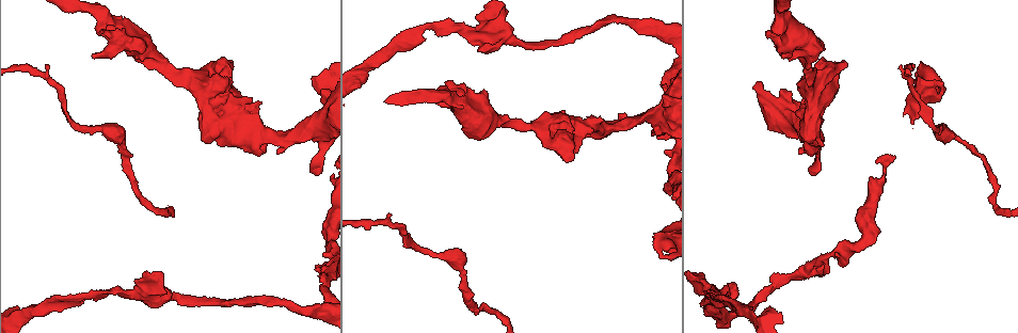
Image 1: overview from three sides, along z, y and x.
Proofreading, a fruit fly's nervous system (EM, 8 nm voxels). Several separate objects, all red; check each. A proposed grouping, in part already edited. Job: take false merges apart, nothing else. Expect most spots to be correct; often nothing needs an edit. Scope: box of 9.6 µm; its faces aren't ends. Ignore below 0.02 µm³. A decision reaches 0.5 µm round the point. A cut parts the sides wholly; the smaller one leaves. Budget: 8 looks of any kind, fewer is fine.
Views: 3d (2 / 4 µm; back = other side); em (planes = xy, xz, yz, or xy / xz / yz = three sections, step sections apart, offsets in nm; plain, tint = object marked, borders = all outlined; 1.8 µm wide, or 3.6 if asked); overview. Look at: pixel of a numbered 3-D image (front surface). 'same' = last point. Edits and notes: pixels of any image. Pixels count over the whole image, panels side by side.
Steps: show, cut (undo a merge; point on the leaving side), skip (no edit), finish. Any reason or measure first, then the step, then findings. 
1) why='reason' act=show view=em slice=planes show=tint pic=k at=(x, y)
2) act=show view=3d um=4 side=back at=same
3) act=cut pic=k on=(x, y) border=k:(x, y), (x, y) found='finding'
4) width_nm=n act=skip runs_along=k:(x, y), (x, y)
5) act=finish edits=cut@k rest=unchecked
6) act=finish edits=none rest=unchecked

why='thick turns thin' act=show view=3d um=4 pic=1 at=(807, 59)

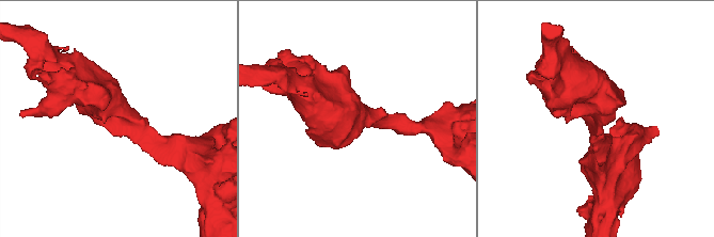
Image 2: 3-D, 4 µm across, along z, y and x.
why='shape alone is not enough' act=show view=em slice=planes show=tint pic=2 at=(597, 119)

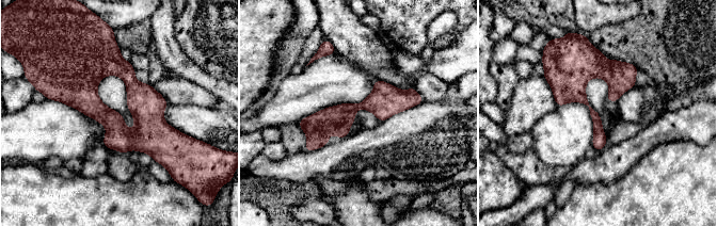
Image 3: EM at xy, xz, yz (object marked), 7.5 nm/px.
act=skip runs_along=3:(419, 99), (353, 107), (307, 148) found='continuous, no second neuron'

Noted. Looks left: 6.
act=show view=em um=3.6 slice=planes show=tint pic=1 at=(816, 93)

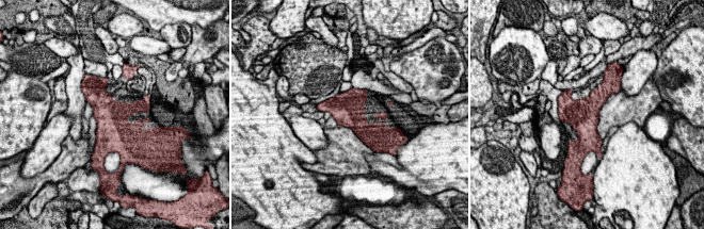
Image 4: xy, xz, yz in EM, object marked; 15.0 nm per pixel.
act=skip found='one neuron here'

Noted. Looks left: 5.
why='a fork' act=show view=3d um=4 pic=1 at=(310, 133)

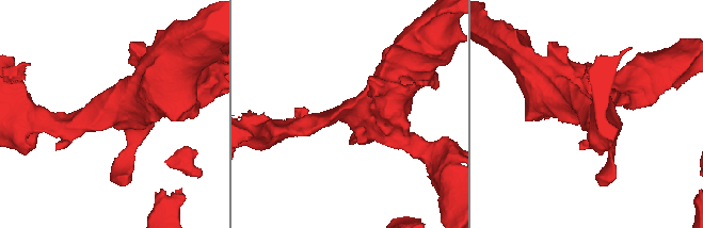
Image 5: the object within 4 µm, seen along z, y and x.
arms=4 act=show view=em slice=planes show=tint pic=5 at=(348, 114)

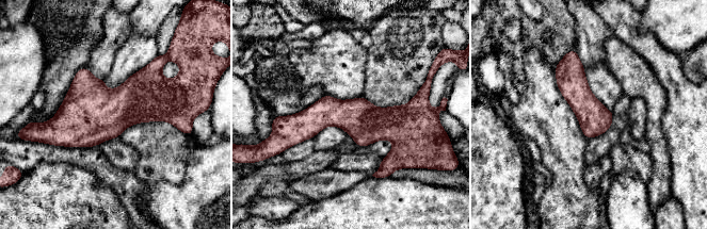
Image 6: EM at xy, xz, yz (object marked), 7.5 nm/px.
act=skip runs_along=6:(415, 109), (404, 117), (287, 119) found='all the same neuron'

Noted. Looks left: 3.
act=finish edits=none rest=unchecked

